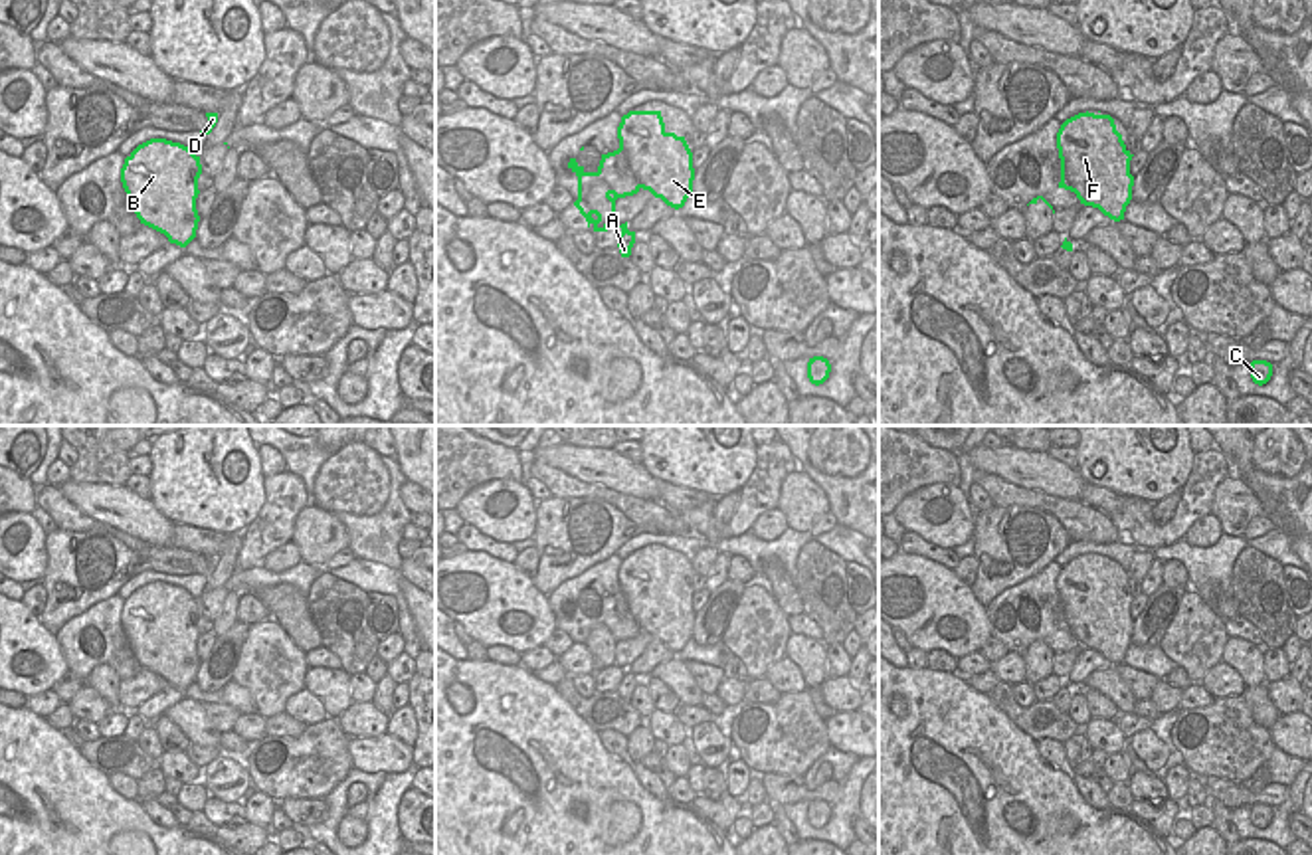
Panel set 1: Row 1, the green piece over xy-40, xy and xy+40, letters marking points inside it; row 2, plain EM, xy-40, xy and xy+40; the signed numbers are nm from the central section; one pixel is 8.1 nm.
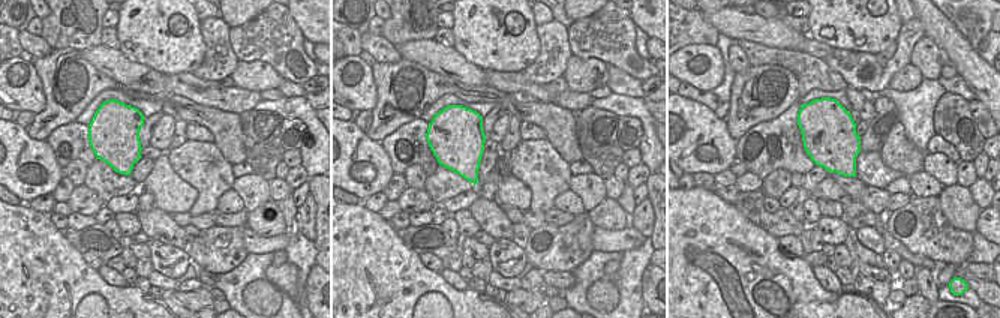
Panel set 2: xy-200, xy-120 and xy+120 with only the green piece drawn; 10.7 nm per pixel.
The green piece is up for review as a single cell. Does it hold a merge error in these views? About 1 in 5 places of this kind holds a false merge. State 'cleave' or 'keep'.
keep

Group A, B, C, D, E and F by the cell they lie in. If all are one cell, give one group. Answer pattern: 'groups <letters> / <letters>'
groups A B C D E F

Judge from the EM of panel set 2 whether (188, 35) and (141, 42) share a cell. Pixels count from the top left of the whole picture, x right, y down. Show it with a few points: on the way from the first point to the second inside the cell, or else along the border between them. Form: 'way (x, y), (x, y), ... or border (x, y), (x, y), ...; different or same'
way (176, 38), (153, 38); same

